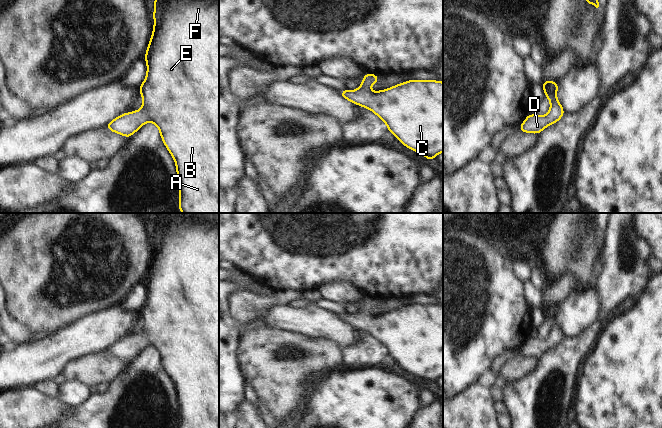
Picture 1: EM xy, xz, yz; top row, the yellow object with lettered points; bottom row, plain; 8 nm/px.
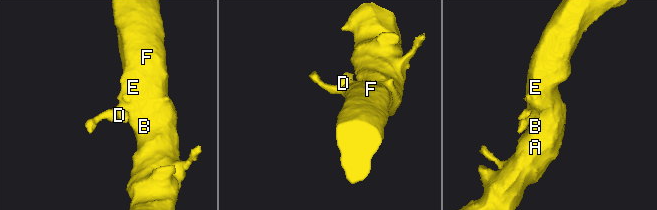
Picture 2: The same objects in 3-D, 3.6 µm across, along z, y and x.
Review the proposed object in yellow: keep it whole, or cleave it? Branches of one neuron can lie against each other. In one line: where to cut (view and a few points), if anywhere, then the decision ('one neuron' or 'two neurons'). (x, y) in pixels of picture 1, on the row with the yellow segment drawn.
cut none; one neuron

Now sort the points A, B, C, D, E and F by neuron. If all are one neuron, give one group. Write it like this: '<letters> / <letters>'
A B C D E F

